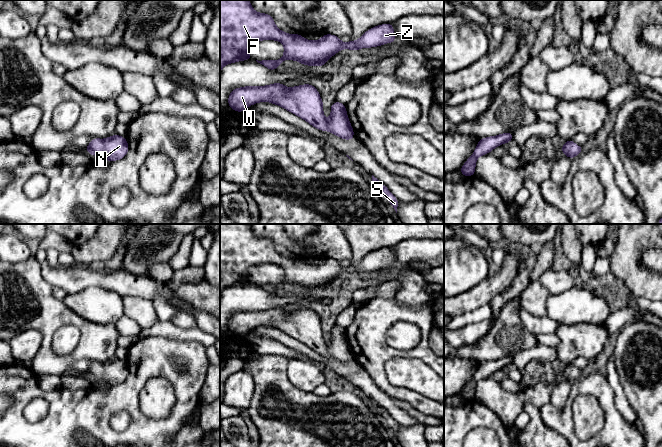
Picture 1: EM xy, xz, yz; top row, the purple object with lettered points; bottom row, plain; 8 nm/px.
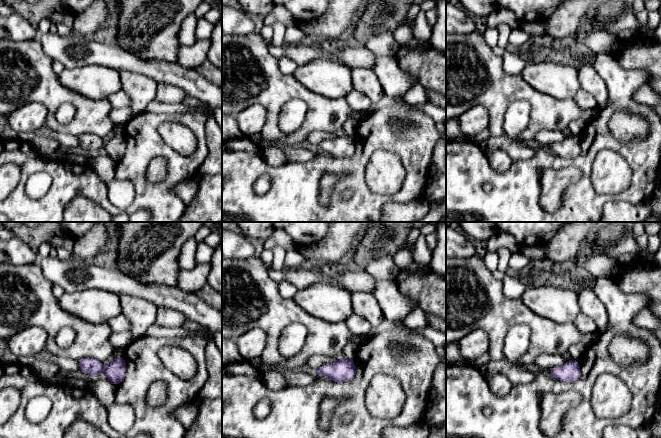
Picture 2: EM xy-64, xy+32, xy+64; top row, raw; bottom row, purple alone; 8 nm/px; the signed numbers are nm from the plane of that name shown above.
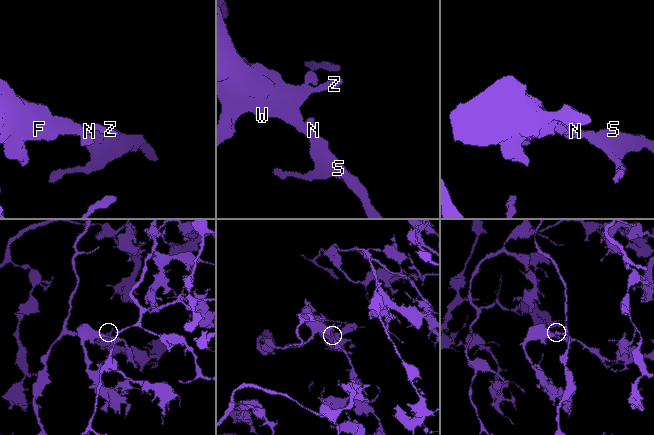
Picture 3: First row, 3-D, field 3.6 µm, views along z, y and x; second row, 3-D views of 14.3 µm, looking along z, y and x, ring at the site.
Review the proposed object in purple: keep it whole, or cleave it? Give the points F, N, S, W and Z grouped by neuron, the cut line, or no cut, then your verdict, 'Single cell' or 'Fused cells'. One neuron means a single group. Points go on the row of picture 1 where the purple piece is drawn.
Groups: F N S W Z. No split. Single cell

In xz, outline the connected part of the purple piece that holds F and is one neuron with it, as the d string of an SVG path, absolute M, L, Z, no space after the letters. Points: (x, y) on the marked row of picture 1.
M220 0L220 74L221 69L234 62L253 59L250 56L250 45L263 40L276 40L284 45L284 55L278 60L262 60L258 63L275 71L284 60L294 60L307 66L324 66L326 62L342 49L353 52L361 48L379 47L396 41L392 23L381 24L370 28L358 40L343 43L338 36L323 34L320 40L306 40L300 34L288 34L277 28L272 15L256 12L249 0Z

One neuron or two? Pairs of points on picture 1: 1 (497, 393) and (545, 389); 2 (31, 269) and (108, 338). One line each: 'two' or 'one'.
1: one
2: one

